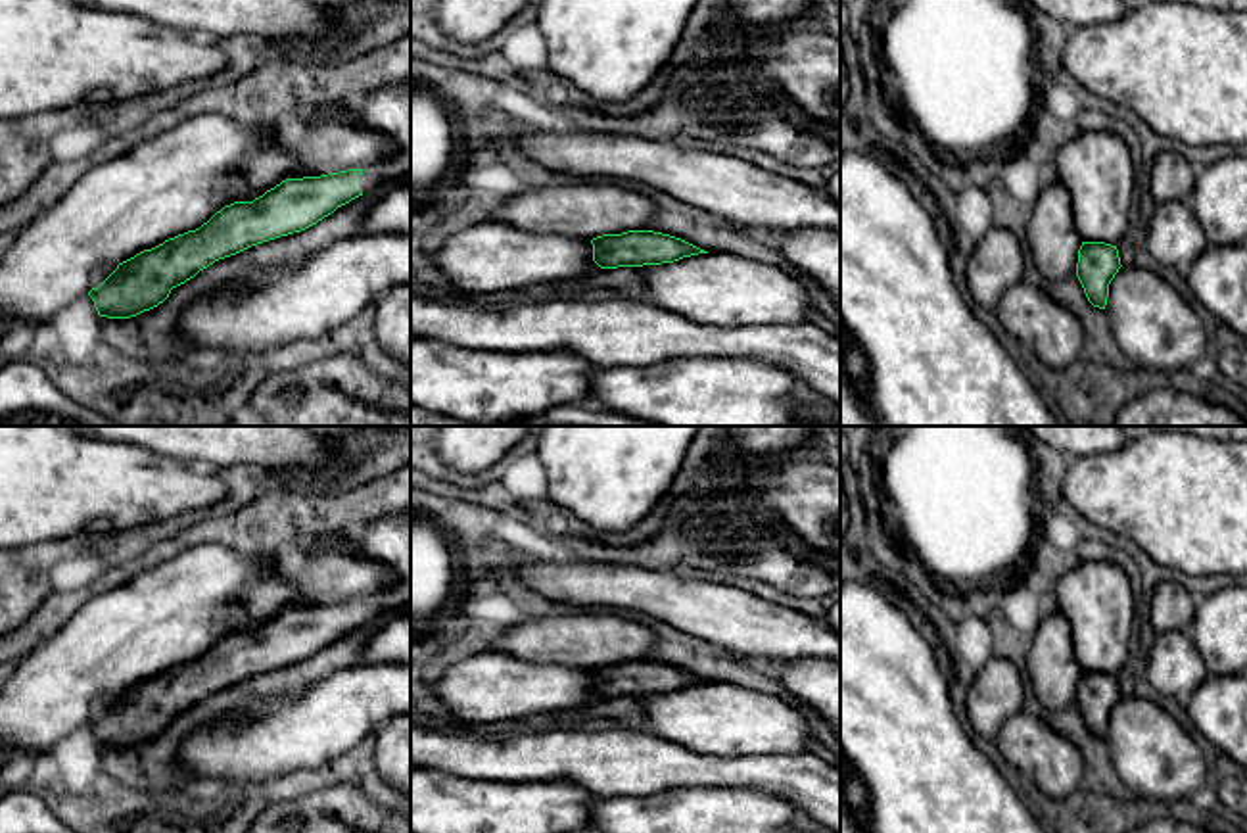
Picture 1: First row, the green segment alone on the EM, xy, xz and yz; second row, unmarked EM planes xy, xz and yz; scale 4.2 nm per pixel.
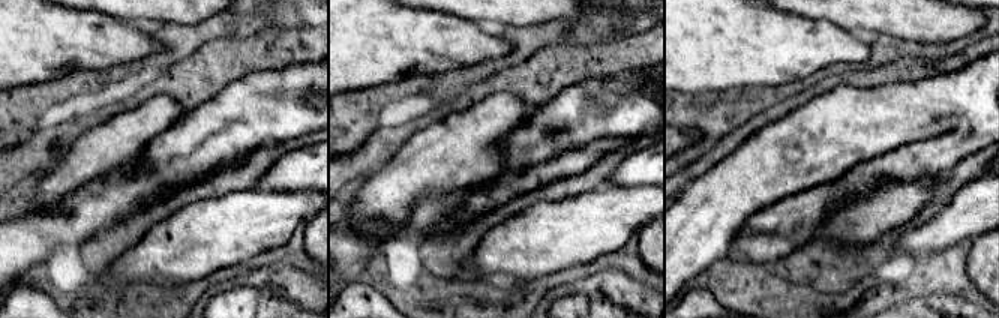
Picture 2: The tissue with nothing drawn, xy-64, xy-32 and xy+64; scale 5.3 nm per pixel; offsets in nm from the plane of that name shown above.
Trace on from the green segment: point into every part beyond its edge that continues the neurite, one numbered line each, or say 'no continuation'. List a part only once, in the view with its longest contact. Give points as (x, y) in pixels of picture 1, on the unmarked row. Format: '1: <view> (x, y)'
1: xy (164, 617)

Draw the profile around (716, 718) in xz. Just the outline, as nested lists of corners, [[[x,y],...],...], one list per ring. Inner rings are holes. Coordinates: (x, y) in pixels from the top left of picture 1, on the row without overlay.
[[[708,681],[635,699],[643,708],[639,731],[700,756],[796,756],[813,741],[802,708],[735,683]]]

